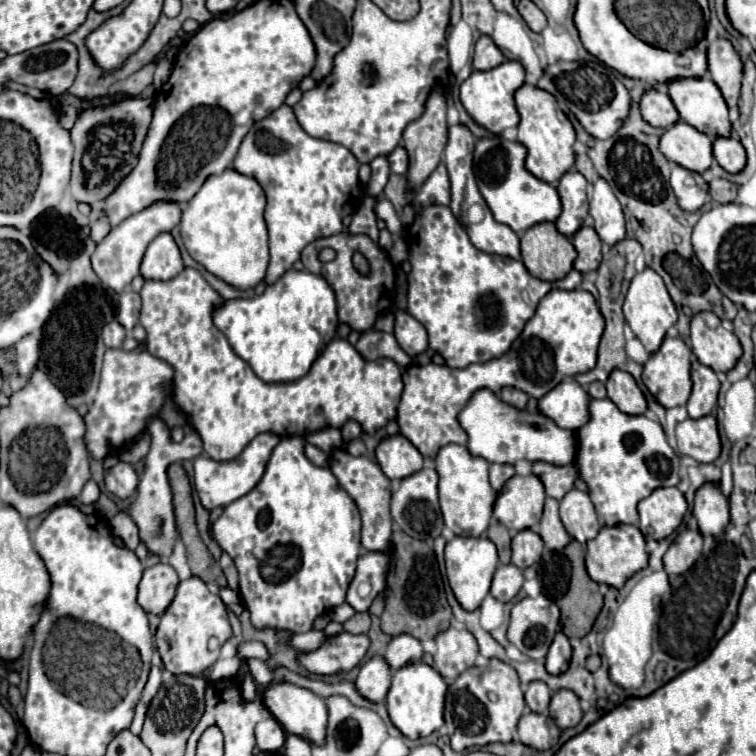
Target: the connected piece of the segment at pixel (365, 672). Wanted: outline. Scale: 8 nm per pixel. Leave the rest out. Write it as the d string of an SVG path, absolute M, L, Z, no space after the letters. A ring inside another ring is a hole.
M372 656L362 664L360 674L356 678L356 688L364 698L372 702L384 702L390 682L392 682L390 664L384 660L384 656Z

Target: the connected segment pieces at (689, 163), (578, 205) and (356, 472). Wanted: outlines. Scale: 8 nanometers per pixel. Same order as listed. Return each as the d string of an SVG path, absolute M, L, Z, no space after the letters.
M680 120L662 134L660 152L670 162L676 162L688 170L702 174L714 162L712 142L712 136L702 134L696 128L690 128L690 124L682 124Z
M578 170L566 172L558 182L558 194L562 200L562 214L556 220L558 230L572 238L588 216L588 198L586 198L586 178Z
M336 450L332 456L332 474L338 478L340 486L350 494L350 498L356 502L360 516L362 516L362 546L368 552L384 552L390 544L392 536L392 516L390 516L390 480L382 474L380 466L372 462L368 456L350 456L344 450Z

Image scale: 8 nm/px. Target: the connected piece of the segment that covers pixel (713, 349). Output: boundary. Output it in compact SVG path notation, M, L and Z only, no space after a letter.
M700 312L694 316L690 344L696 358L714 372L732 370L742 356L740 340L734 332L724 330L720 318L712 312Z

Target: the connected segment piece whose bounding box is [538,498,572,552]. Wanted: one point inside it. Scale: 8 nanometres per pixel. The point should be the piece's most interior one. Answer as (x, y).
(552, 530)

